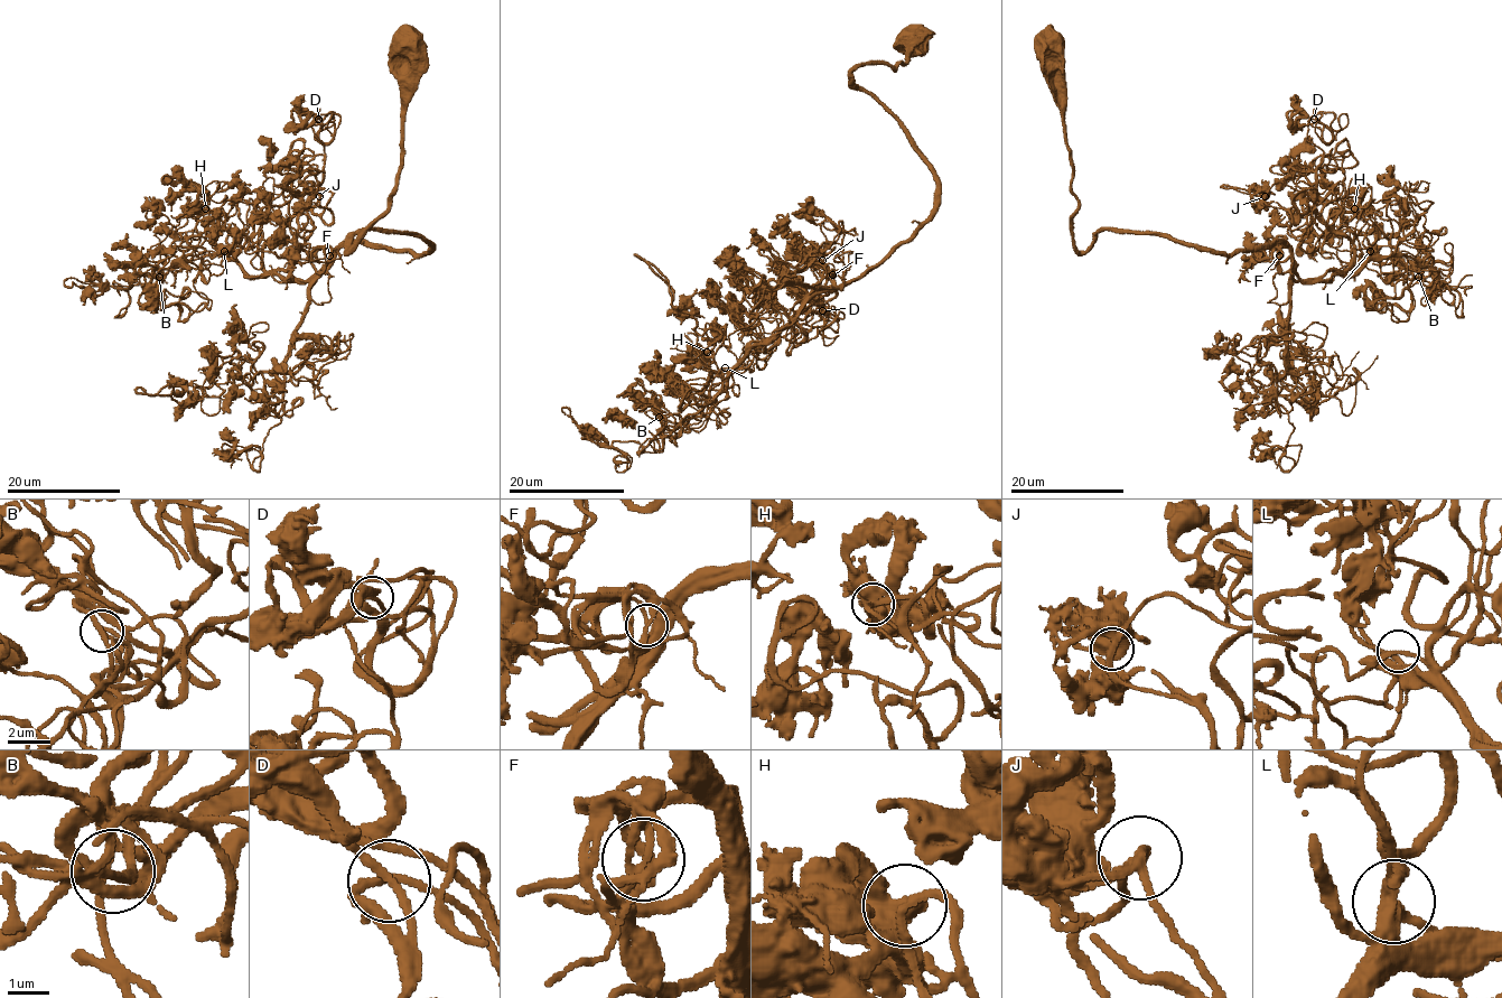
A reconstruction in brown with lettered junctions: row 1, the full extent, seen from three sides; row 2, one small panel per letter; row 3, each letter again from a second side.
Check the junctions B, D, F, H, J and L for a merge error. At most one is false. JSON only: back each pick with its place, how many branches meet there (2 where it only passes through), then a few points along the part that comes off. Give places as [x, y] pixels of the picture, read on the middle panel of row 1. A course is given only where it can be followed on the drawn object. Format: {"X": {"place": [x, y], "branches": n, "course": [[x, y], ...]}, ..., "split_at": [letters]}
{"split_at": []}

